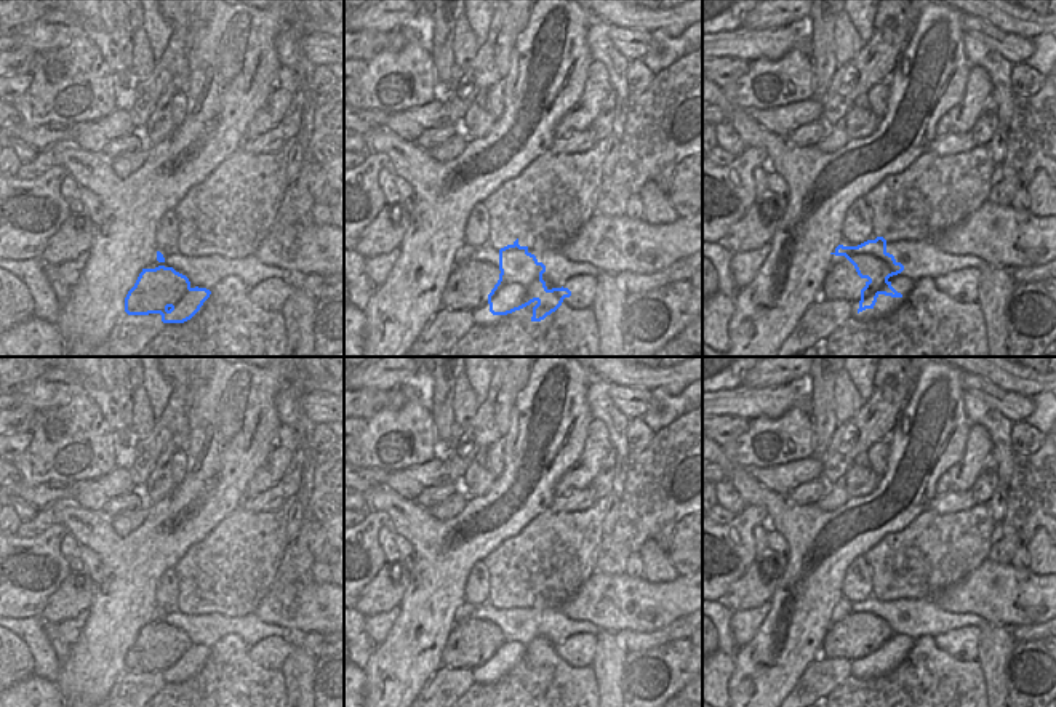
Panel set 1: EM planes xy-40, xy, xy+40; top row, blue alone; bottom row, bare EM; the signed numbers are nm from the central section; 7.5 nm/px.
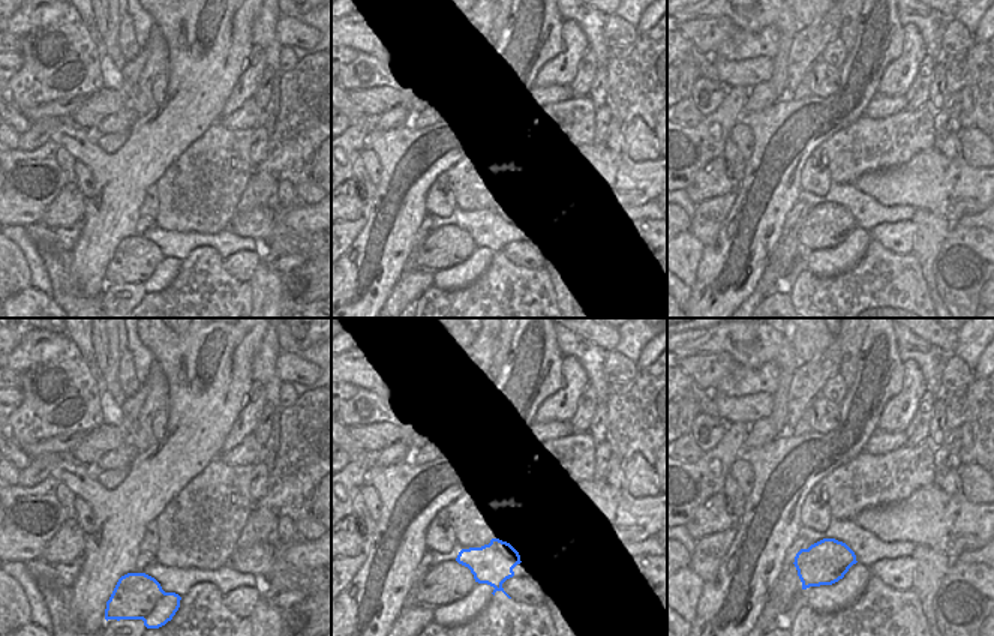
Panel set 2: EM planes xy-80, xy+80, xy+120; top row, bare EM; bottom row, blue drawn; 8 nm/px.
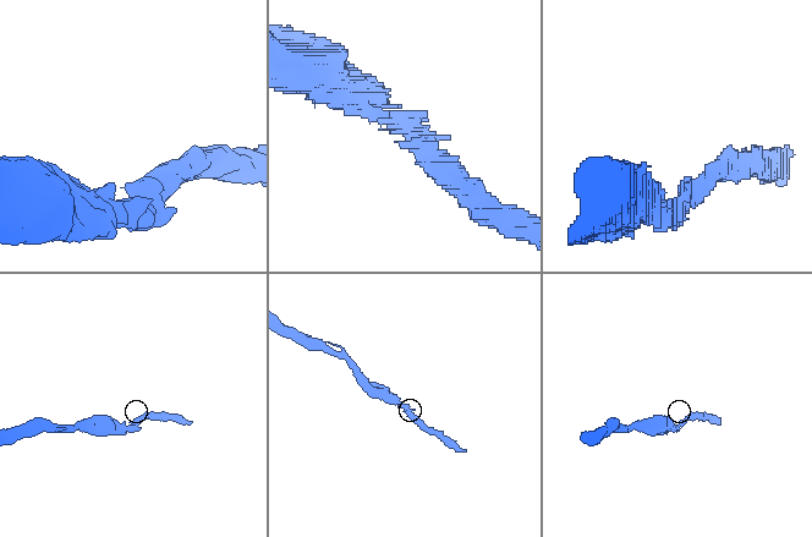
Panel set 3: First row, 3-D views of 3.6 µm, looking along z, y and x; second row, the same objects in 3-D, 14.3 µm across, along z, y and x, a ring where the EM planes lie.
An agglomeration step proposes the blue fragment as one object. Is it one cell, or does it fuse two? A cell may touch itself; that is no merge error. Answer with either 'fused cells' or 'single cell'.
single cell

